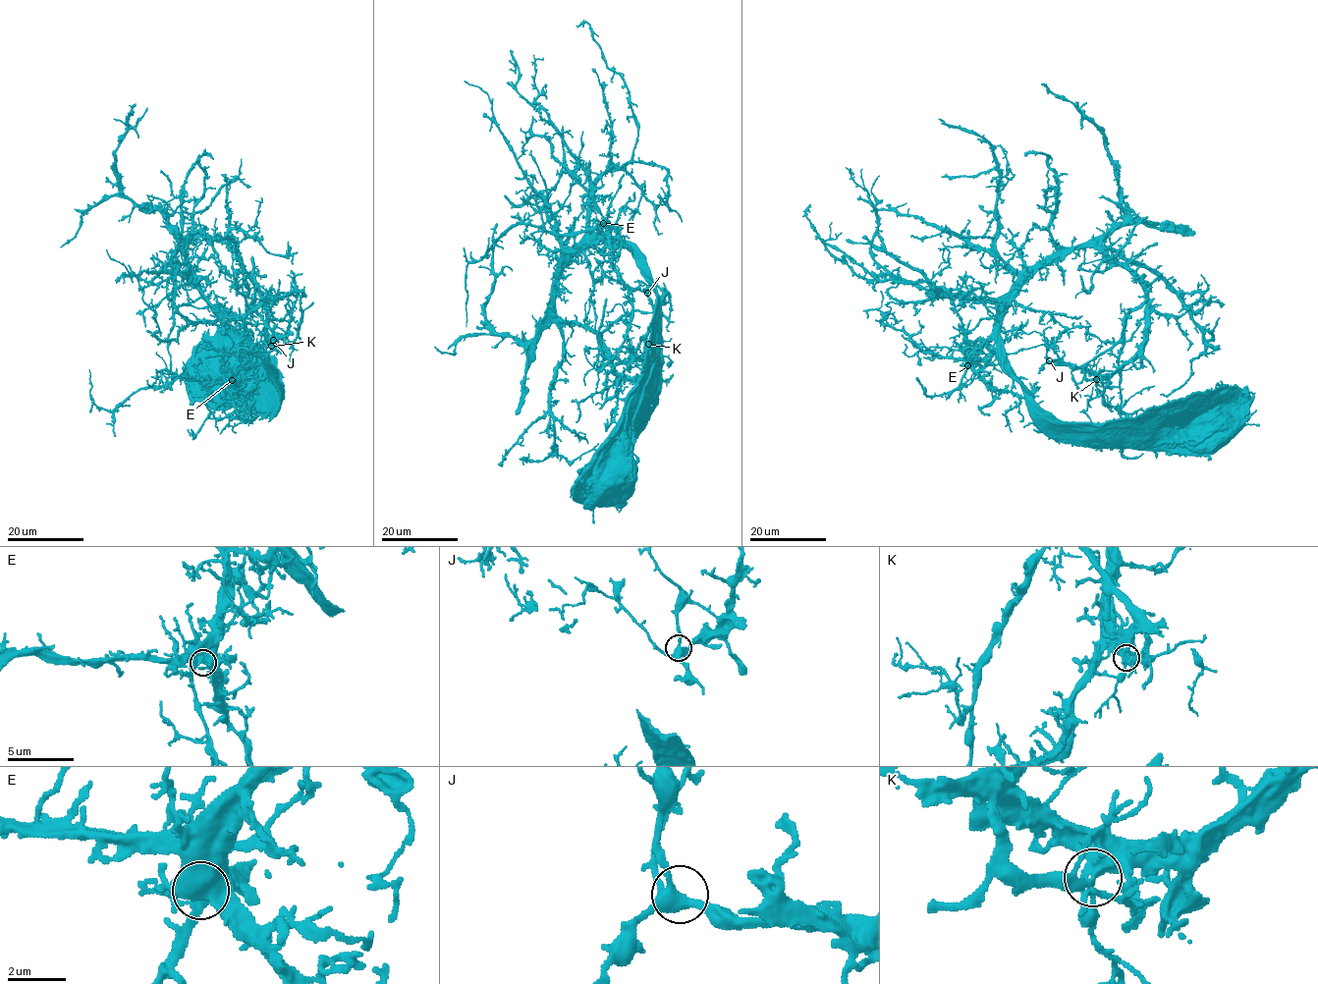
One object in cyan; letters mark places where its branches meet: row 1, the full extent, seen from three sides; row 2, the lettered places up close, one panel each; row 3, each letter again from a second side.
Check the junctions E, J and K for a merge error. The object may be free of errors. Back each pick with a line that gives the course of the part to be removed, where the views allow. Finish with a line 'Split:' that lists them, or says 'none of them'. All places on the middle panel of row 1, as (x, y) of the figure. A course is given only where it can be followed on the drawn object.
K: Course of the part to remove: (648, 345), (652, 328), (629, 363), (609, 372), (606, 389), (581, 400), (576, 421)
Split: K

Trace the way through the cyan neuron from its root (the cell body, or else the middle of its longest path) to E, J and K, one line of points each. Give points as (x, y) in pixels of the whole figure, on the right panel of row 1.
E: (1210, 429), (1184, 429), (1138, 439), (1103, 425), (1060, 426), (1035, 402), (992, 337), (974, 352), (967, 365)
J: (1210, 429), (1138, 439), (1103, 425), (1060, 426), (1017, 378), (1003, 341), (1038, 332), (1050, 342), (1049, 360)
K: (1210, 429), (1138, 439), (1060, 426), (1003, 341), (1038, 332), (1048, 361), (1097, 379)

